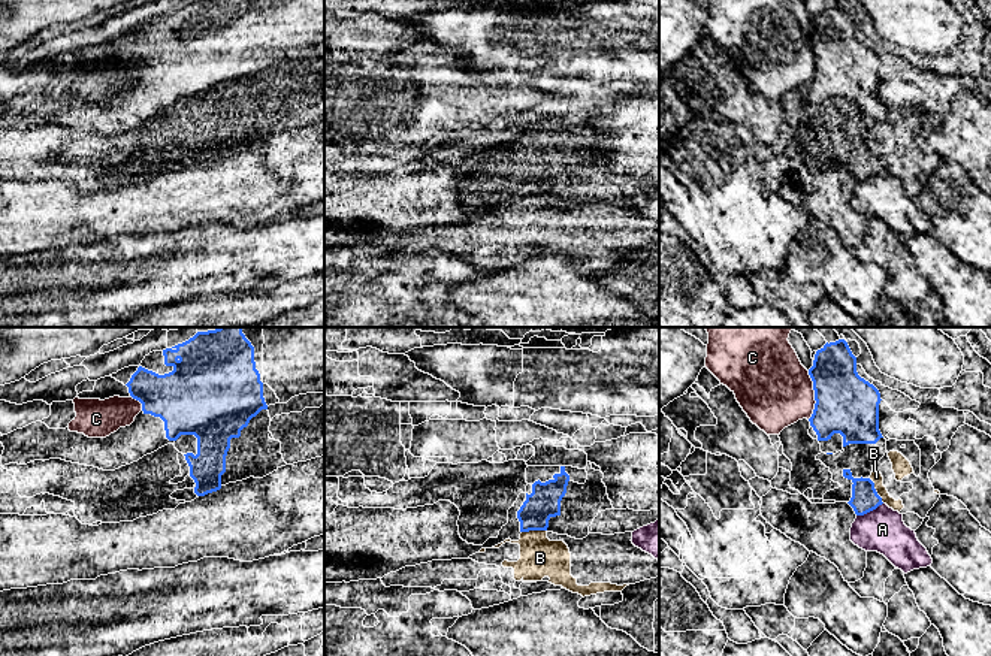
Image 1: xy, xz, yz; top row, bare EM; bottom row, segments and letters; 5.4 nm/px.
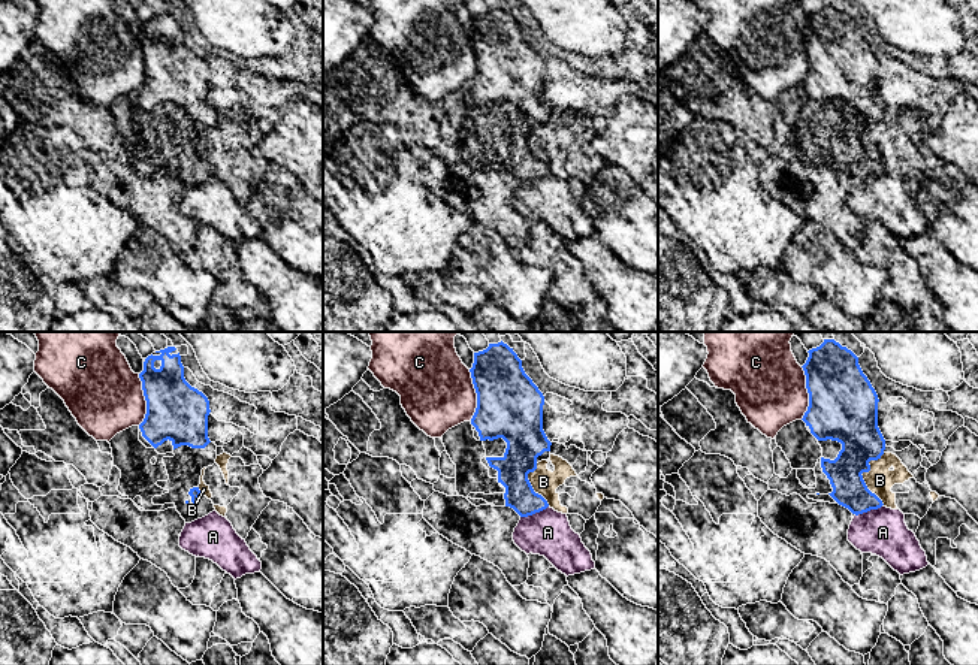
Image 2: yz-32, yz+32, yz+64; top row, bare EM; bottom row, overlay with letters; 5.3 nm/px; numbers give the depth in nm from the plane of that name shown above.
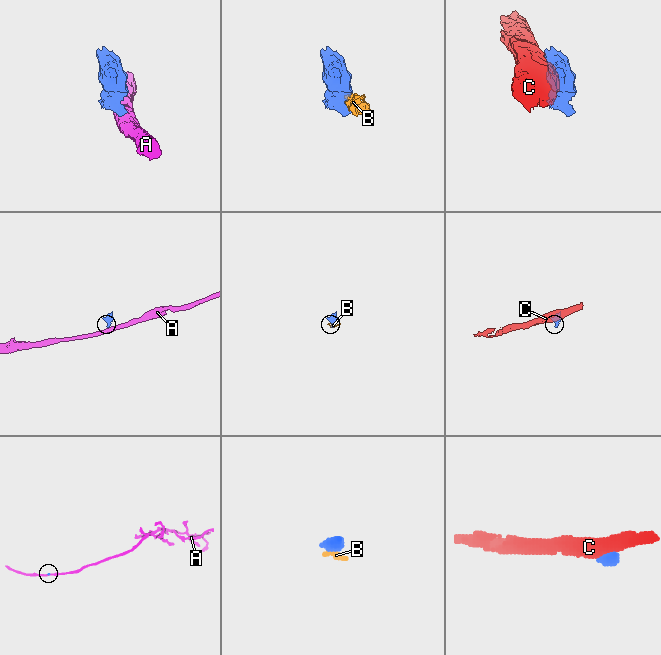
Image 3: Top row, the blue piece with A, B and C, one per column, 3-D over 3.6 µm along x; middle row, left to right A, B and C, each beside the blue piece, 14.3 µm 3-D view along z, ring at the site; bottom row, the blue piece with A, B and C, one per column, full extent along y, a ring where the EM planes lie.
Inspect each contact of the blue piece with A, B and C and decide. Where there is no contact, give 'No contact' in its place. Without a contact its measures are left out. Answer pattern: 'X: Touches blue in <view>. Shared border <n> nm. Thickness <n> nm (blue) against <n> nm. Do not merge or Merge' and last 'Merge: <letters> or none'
A: Touches blue in yz. Shared border 160 nm. Thickness 140 nm (blue) against 240 nm. Do not merge
B: Touches blue in xz. Shared border 140 nm. Thickness 170 nm (blue) against 220 nm. Do not merge
C: Touches blue in yz. Shared border 260 nm. Thickness 320 nm (blue) against 400 nm. Do not merge
Merge: none

